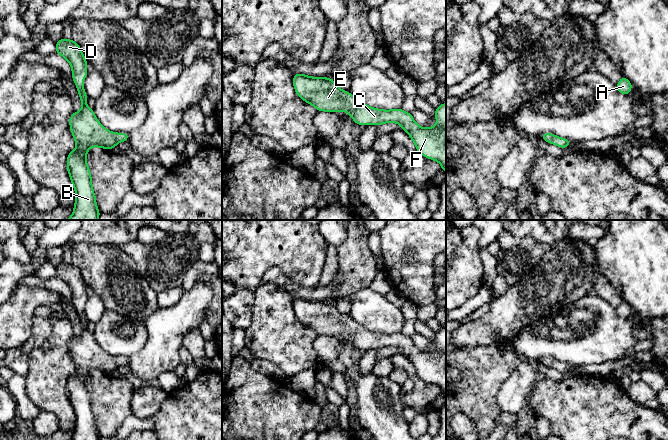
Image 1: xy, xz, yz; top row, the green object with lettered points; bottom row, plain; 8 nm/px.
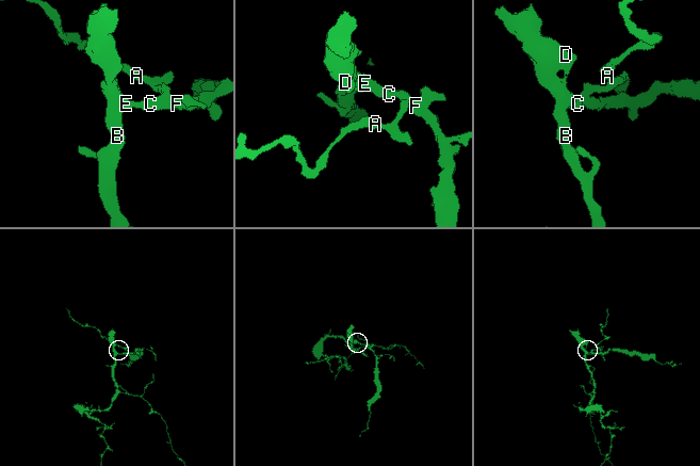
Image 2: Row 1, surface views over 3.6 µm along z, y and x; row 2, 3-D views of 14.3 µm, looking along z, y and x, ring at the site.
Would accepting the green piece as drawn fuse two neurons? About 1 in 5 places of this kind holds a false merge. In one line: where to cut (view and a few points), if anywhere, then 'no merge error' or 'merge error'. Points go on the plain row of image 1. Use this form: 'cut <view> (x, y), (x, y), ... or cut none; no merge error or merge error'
cut none; no merge error

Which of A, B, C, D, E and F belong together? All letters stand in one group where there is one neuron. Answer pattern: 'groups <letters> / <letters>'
groups A B C D E F

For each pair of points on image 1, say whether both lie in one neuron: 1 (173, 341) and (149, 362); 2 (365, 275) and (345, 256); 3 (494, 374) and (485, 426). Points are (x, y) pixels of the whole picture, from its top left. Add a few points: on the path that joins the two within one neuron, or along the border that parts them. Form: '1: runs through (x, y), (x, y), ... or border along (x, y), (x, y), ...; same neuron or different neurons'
1: runs through (167, 344), (155, 356); same neuron
2: runs through (360, 270), (350, 260); same neuron
3: runs through (485, 387), (485, 413); same neuron

